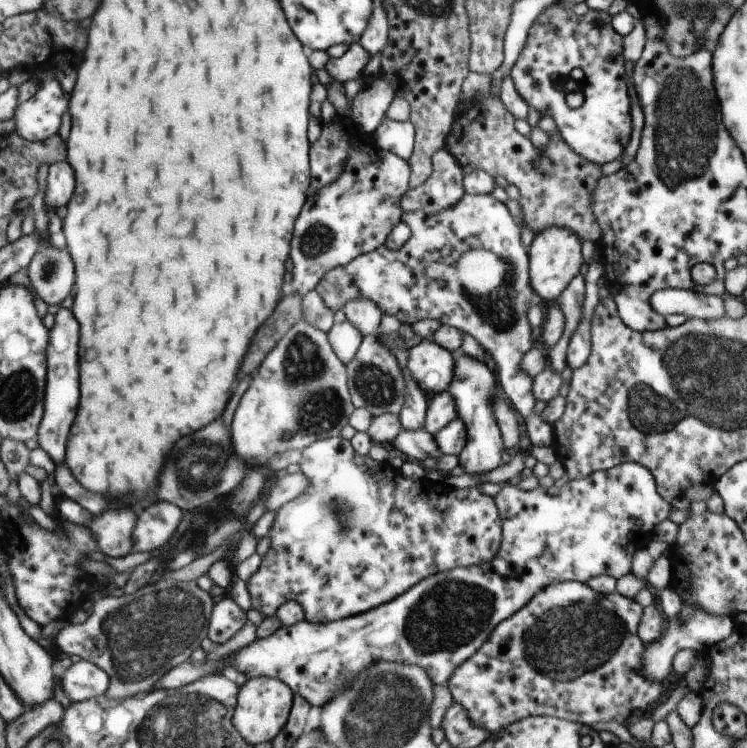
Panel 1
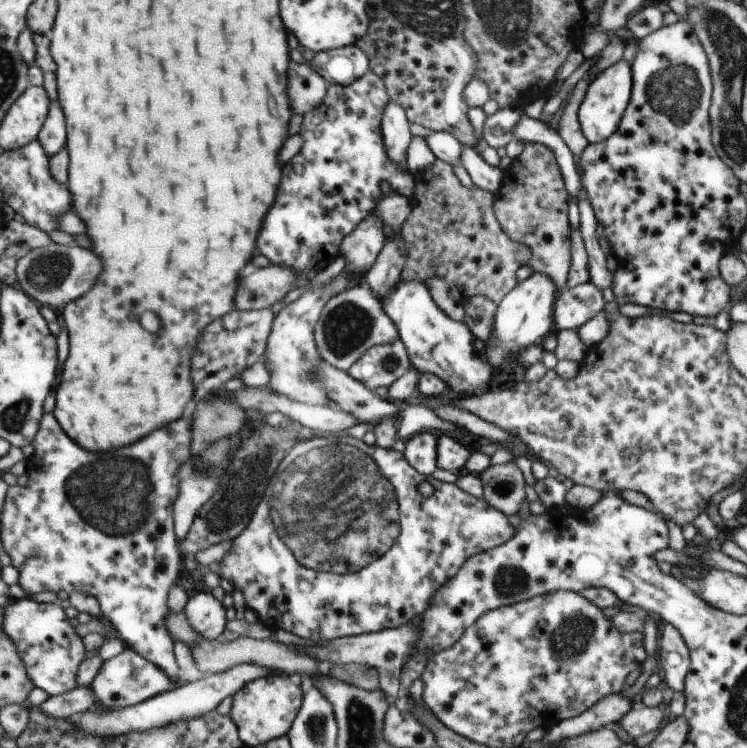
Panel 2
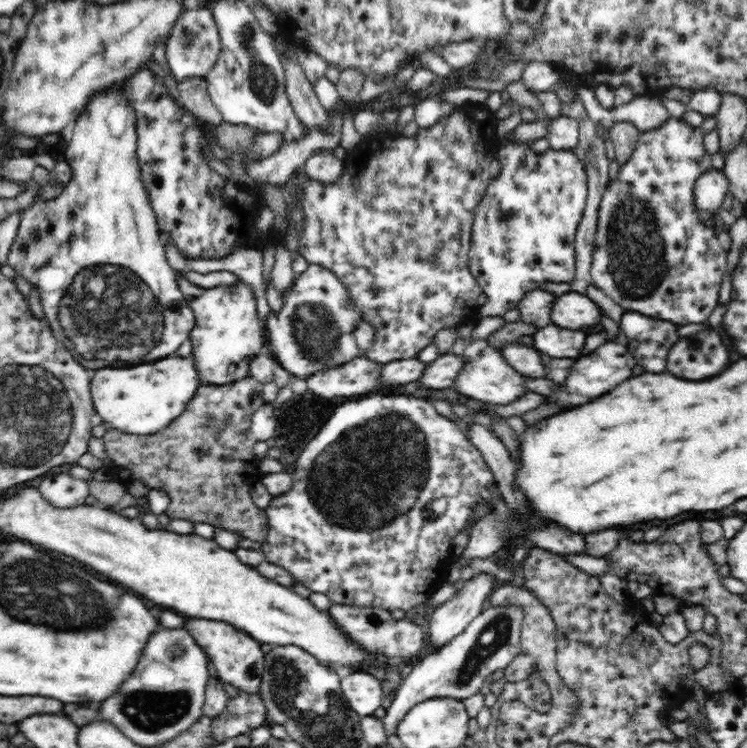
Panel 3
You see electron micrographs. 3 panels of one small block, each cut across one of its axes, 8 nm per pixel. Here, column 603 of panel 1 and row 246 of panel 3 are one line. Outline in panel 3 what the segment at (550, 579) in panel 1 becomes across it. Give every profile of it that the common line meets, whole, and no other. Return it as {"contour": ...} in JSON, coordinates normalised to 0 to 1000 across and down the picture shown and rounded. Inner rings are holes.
{"contour":[[[672,182],[665,184],[664,211],[672,219],[672,231],[664,239],[659,238],[653,243],[651,259],[648,259],[648,265],[645,265],[645,269],[637,278],[628,334],[629,365],[637,370],[643,385],[652,396],[651,406],[641,412],[639,428],[648,424],[673,424],[680,416],[693,413],[699,398],[712,388],[726,385],[723,382],[726,377],[732,377],[735,381],[764,377],[770,368],[770,314],[772,313],[774,302],[778,302],[787,262],[784,227],[776,211],[774,211],[774,207],[767,201],[744,201],[736,198],[731,203],[727,203],[727,206],[716,206],[707,193],[681,190],[677,182]]]}

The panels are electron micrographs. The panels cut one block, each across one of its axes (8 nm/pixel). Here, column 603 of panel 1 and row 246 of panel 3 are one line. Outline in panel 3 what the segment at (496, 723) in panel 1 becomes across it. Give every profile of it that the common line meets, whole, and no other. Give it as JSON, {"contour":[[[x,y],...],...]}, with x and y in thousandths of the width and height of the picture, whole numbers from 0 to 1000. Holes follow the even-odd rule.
{"contour":[[[900,155],[886,168],[876,171],[876,174],[858,175],[849,203],[839,214],[841,217],[831,222],[827,233],[825,233],[825,238],[813,246],[807,257],[798,297],[797,330],[790,360],[795,382],[801,382],[811,396],[817,396],[827,409],[833,409],[838,414],[849,414],[849,417],[857,417],[862,422],[870,422],[882,429],[892,428],[909,436],[946,432],[948,425],[961,408],[961,389],[964,388],[964,380],[967,380],[967,372],[972,366],[972,358],[975,358],[972,350],[975,336],[964,328],[957,305],[950,305],[950,302],[945,302],[940,297],[934,275],[929,271],[929,245],[940,237],[940,233],[954,226],[953,207],[942,197],[942,180],[937,170],[924,168],[918,162]]]}

